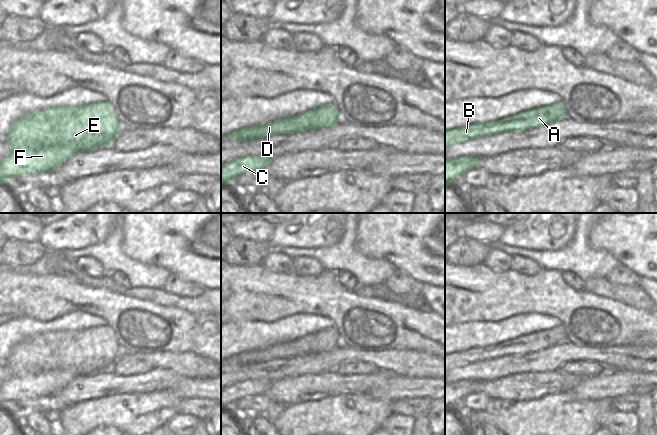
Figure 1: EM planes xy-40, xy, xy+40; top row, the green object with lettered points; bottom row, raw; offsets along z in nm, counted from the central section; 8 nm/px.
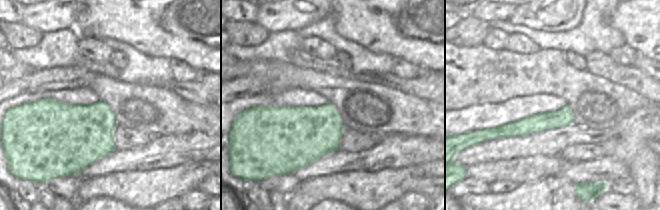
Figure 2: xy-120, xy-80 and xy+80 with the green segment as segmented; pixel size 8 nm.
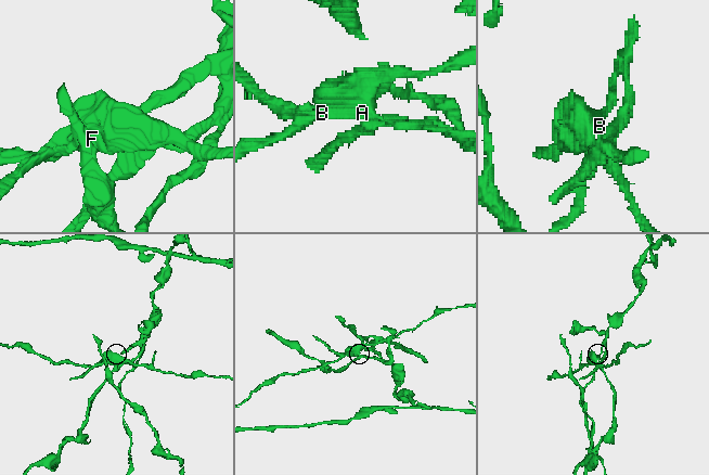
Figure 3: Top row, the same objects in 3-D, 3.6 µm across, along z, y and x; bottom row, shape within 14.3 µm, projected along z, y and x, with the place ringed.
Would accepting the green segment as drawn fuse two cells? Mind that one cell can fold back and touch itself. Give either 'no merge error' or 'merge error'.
merge error

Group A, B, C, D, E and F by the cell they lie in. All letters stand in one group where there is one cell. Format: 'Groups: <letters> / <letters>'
Groups: A B D / C E F.

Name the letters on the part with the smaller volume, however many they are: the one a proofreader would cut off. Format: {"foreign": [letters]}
{"foreign": ["C", "E", "F"]}

